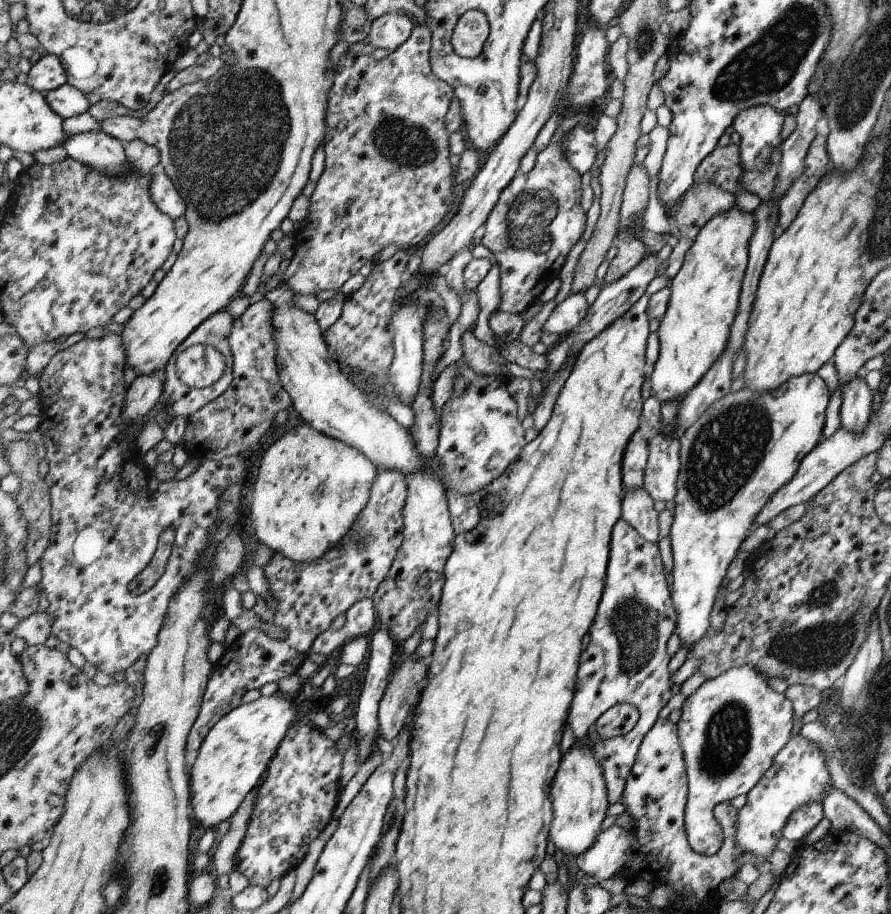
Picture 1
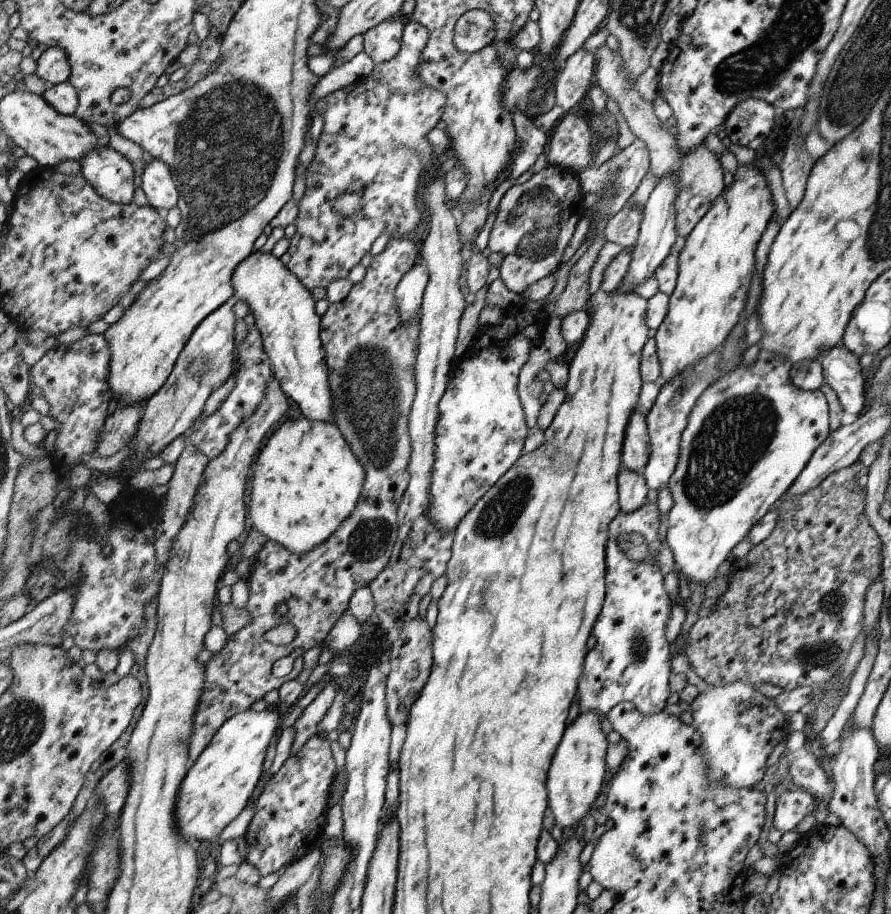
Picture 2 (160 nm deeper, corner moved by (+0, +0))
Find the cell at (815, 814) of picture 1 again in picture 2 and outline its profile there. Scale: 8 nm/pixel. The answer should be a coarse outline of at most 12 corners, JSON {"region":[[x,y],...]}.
{"region":[[806,789],[778,790],[772,822],[793,831],[816,798]]}

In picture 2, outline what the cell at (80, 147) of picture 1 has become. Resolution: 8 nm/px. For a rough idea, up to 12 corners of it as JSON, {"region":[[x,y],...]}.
{"region":[[111,146],[80,161],[100,196],[129,205],[133,169]]}

